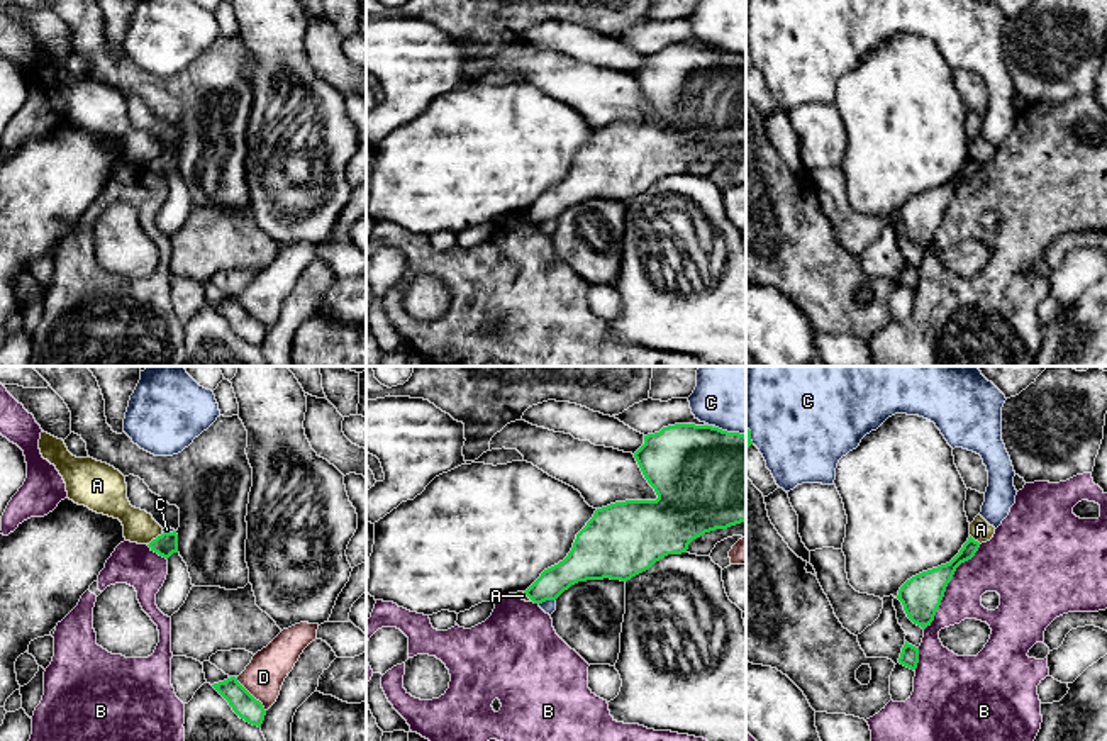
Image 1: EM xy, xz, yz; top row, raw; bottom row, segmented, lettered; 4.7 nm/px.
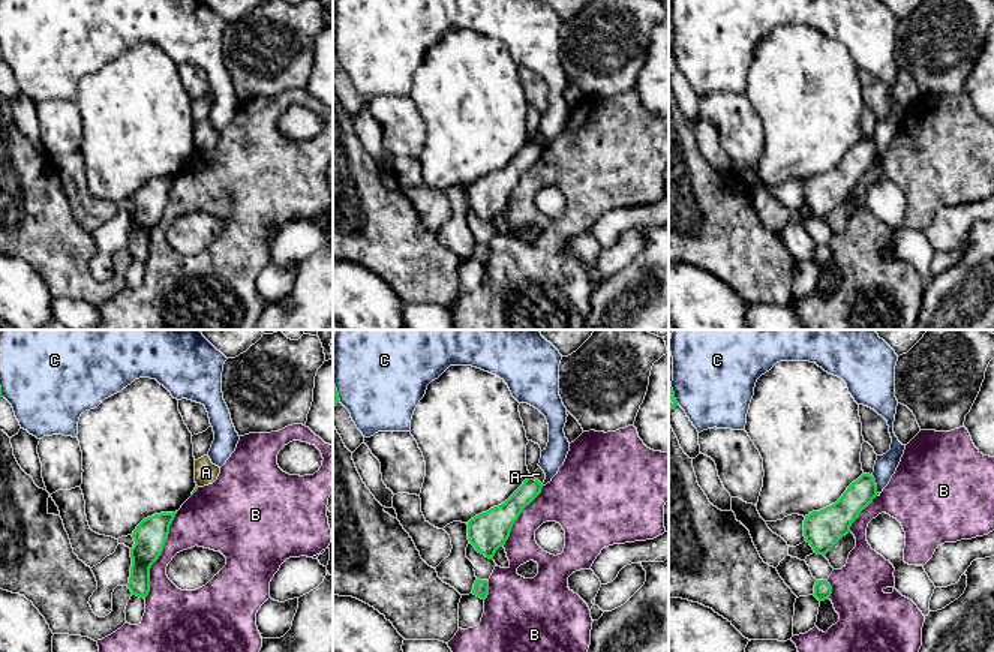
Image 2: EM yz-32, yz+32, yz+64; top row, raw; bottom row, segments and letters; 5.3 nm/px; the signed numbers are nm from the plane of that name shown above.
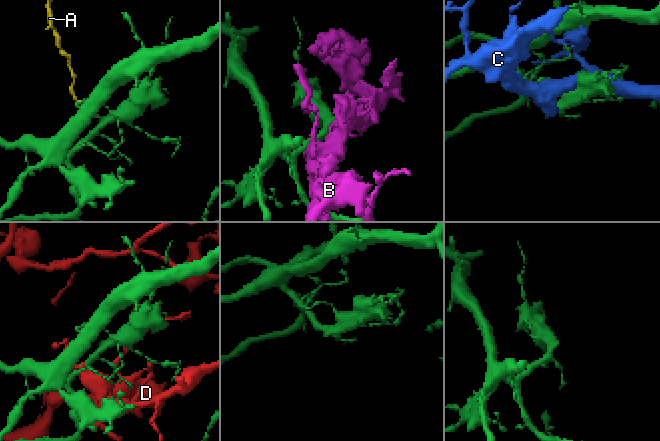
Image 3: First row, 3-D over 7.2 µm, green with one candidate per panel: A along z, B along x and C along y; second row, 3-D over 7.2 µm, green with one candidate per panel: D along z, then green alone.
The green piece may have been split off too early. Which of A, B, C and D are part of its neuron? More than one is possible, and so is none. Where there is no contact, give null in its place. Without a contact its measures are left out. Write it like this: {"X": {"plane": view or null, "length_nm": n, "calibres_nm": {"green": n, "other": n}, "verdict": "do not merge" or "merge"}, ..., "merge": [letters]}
{"A": {"plane": "xy", "length_nm": 100, "calibres_nm": {"green": 110, "other": 150}, "verdict": "do not merge"}, "B": {"plane": "yz", "length_nm": 480, "calibres_nm": {"green": 200, "other": 240}, "verdict": "do not merge"}, "C": {"plane": "xz", "length_nm": 80, "calibres_nm": {"green": 170, "other": 60}, "verdict": "do not merge"}, "D": {"plane": "xy", "length_nm": 220, "calibres_nm": {"green": 120, "other": 190}, "verdict": "do not merge"}, "merge": []}

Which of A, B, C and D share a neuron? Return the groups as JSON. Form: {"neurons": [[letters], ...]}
{"neurons": [["A"], ["B"], ["C"], ["D"]]}

